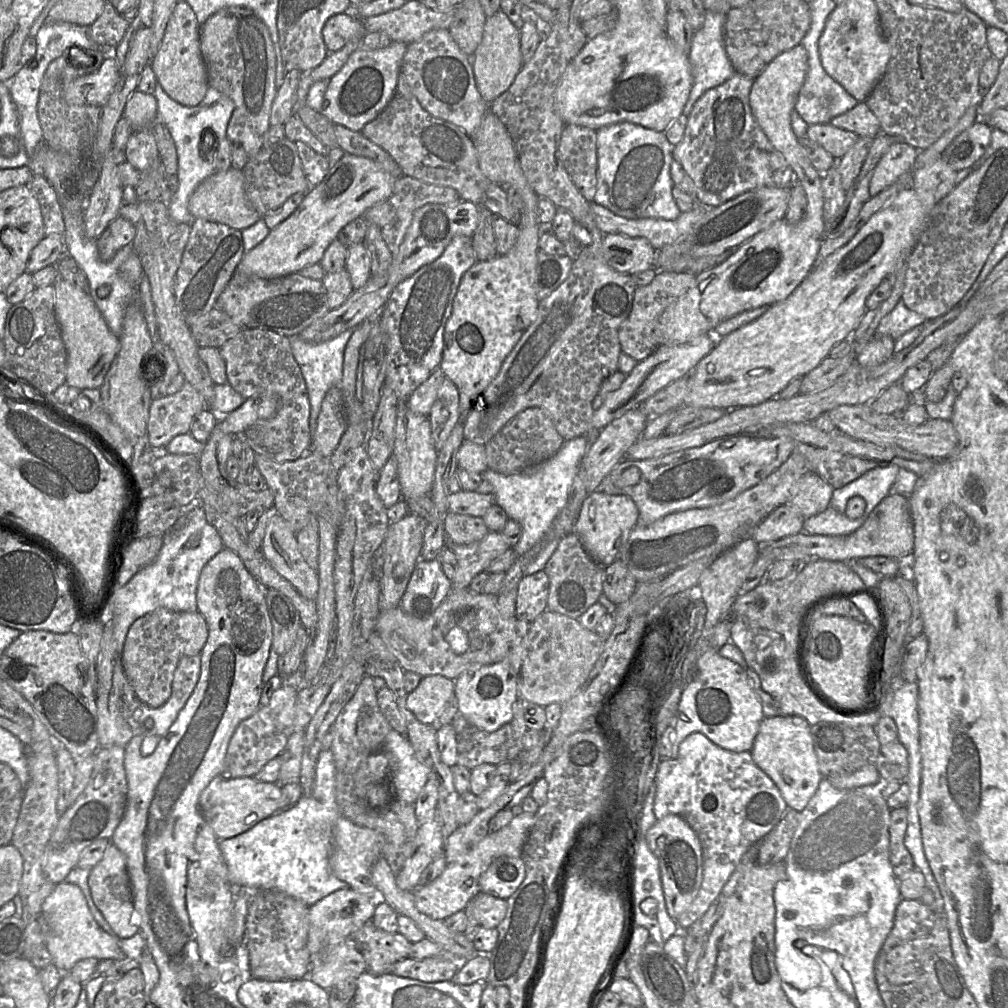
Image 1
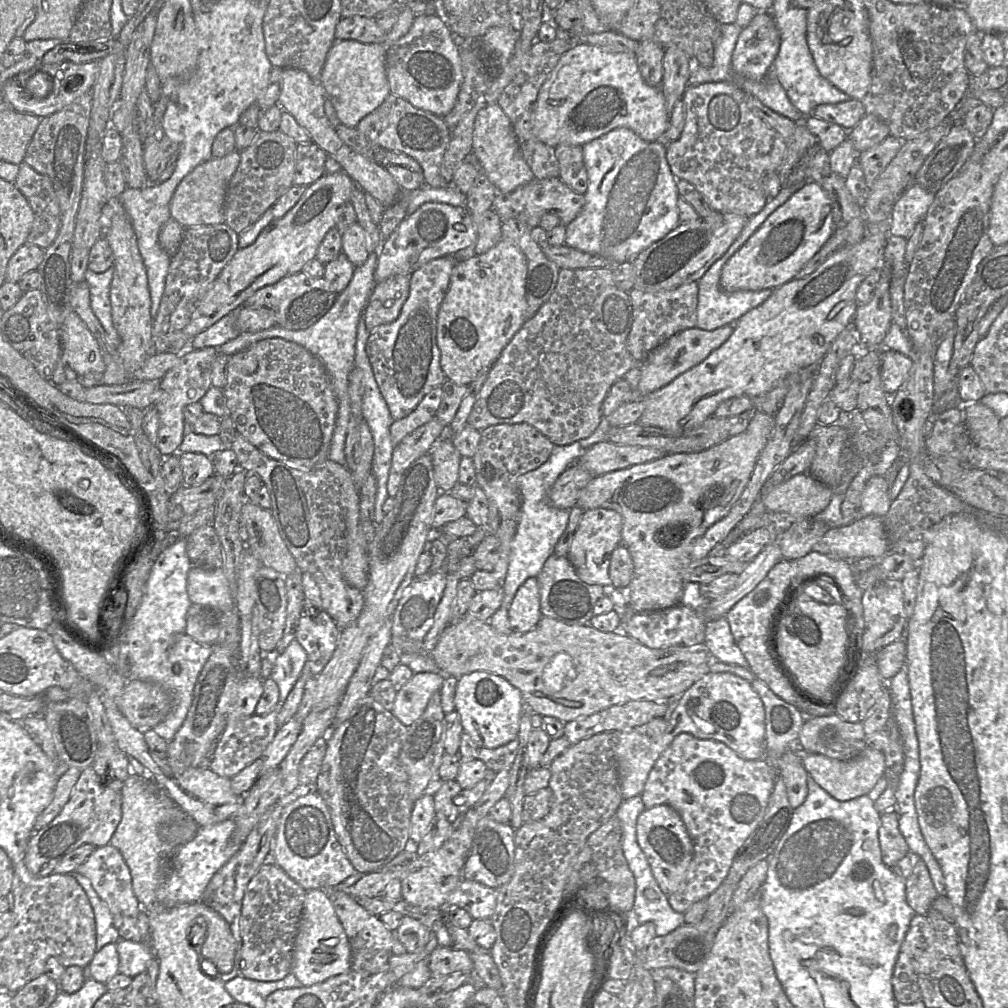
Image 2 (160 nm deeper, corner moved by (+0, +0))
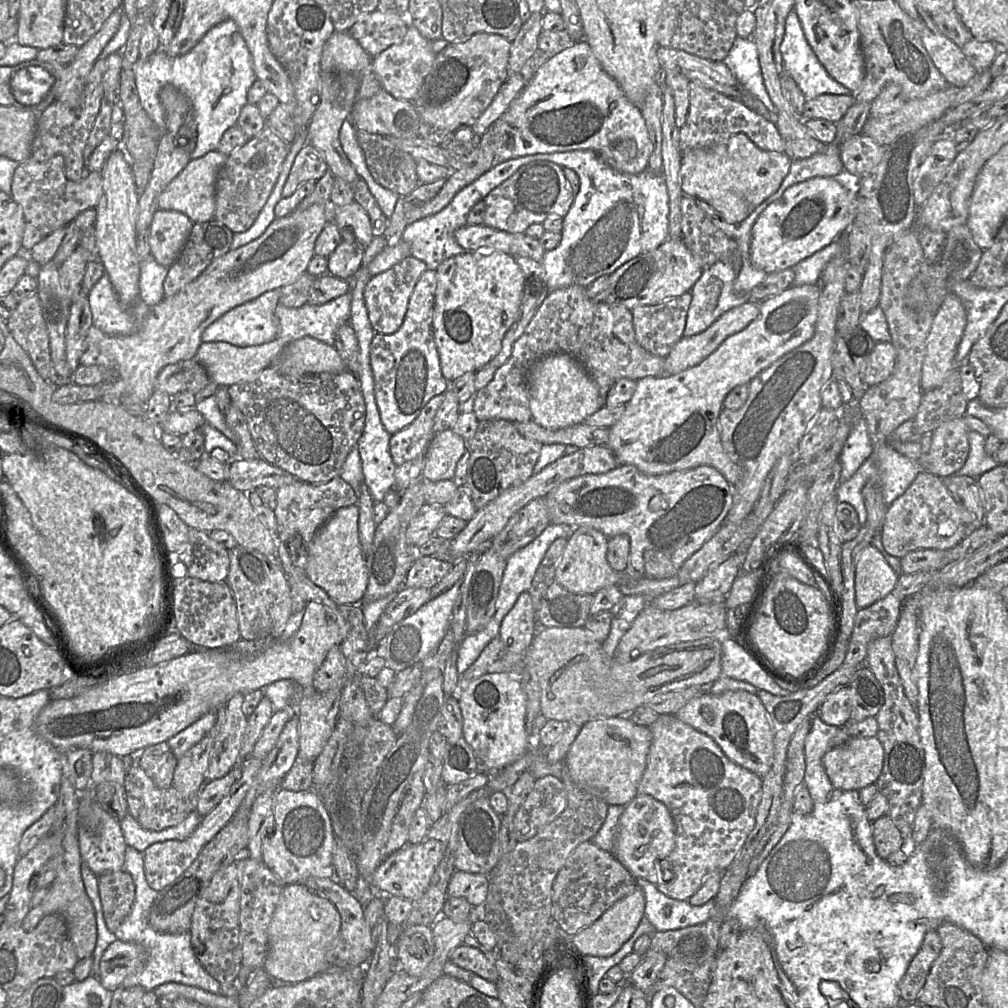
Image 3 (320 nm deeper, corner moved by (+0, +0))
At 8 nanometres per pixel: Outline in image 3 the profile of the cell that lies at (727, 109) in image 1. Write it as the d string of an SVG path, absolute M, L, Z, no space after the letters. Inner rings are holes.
M697 82L689 83L689 111L686 123L680 128L681 152L691 149L706 149L725 142L735 134L745 134L759 149L785 153L786 146L777 126L743 103L729 98Z

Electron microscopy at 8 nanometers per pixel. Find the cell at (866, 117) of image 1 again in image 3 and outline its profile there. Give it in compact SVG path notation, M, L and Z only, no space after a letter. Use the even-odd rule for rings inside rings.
M852 94L820 95L814 99L806 100L802 118L804 120L824 119L832 123L838 123L856 102L856 97Z

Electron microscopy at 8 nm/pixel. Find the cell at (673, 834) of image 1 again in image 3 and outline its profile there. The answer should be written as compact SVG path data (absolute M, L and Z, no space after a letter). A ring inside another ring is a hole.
M637 794L637 796L625 806L624 811L619 818L612 854L634 878L643 878L652 884L657 885L660 870L659 863L669 856L674 849L674 846L675 824L667 807L650 795Z

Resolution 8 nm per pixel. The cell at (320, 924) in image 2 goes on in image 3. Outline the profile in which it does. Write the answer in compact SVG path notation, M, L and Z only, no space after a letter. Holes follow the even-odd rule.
M305 884L284 885L268 927L269 945L263 968L272 979L290 983L298 983L324 973L331 966L326 959L326 951L339 933L340 926L339 912L319 891Z

